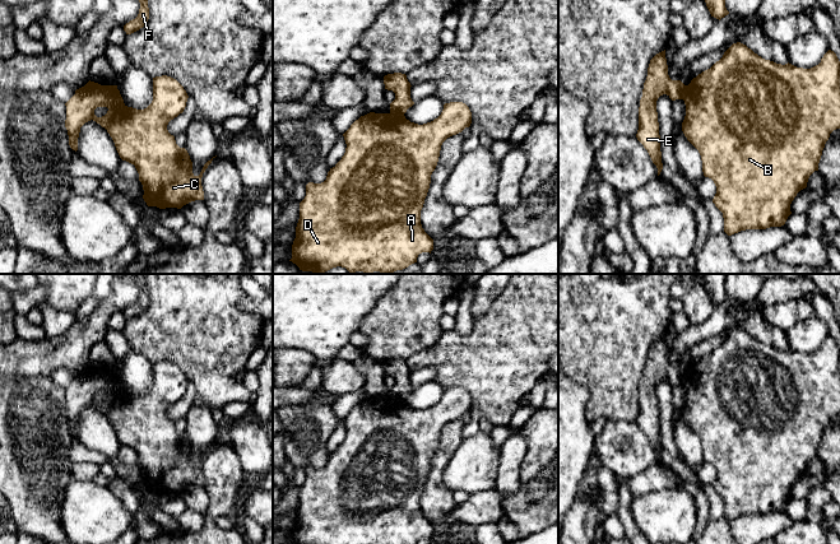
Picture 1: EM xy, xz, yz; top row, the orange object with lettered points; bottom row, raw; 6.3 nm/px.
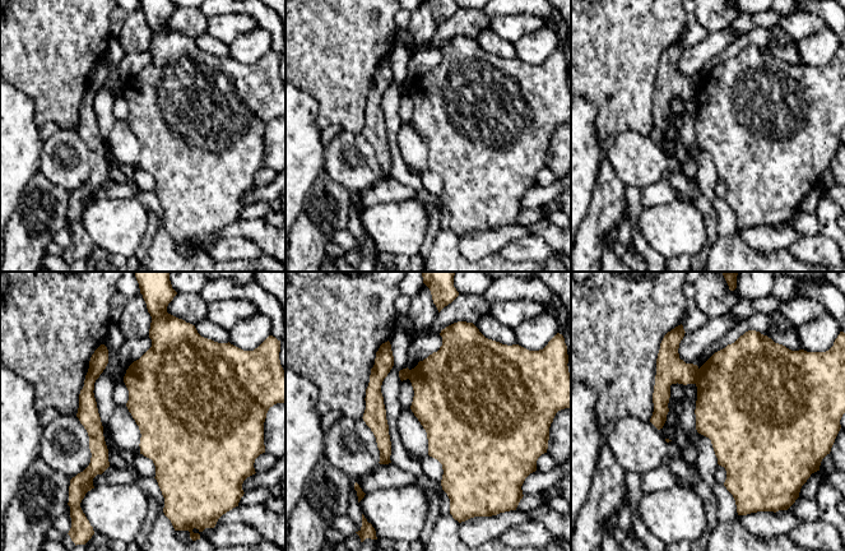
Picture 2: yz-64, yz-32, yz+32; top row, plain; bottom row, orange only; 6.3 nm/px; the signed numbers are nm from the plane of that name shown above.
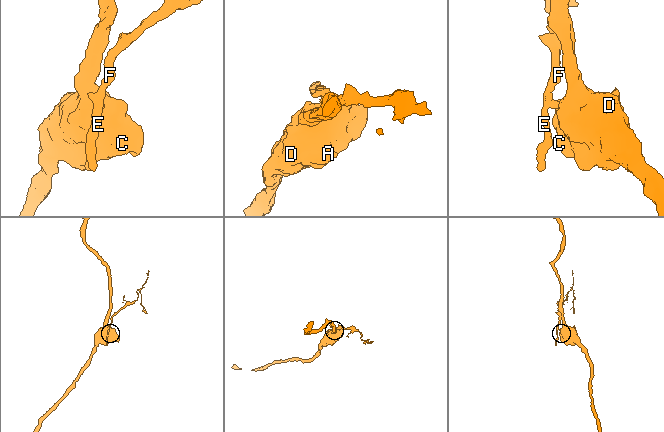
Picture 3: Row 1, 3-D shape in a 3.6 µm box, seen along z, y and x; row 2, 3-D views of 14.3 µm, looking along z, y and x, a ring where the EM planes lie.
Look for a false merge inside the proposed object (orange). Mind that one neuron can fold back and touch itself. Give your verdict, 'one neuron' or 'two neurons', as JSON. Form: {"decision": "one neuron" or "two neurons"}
{"decision": "two neurons"}

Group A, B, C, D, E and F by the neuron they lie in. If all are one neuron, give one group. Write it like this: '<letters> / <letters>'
A B C D / E F

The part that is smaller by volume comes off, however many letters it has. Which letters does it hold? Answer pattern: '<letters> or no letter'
E, F

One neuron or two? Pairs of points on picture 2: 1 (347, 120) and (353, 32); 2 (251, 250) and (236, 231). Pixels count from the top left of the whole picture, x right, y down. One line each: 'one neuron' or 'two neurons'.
1: one neuron
2: two neurons

